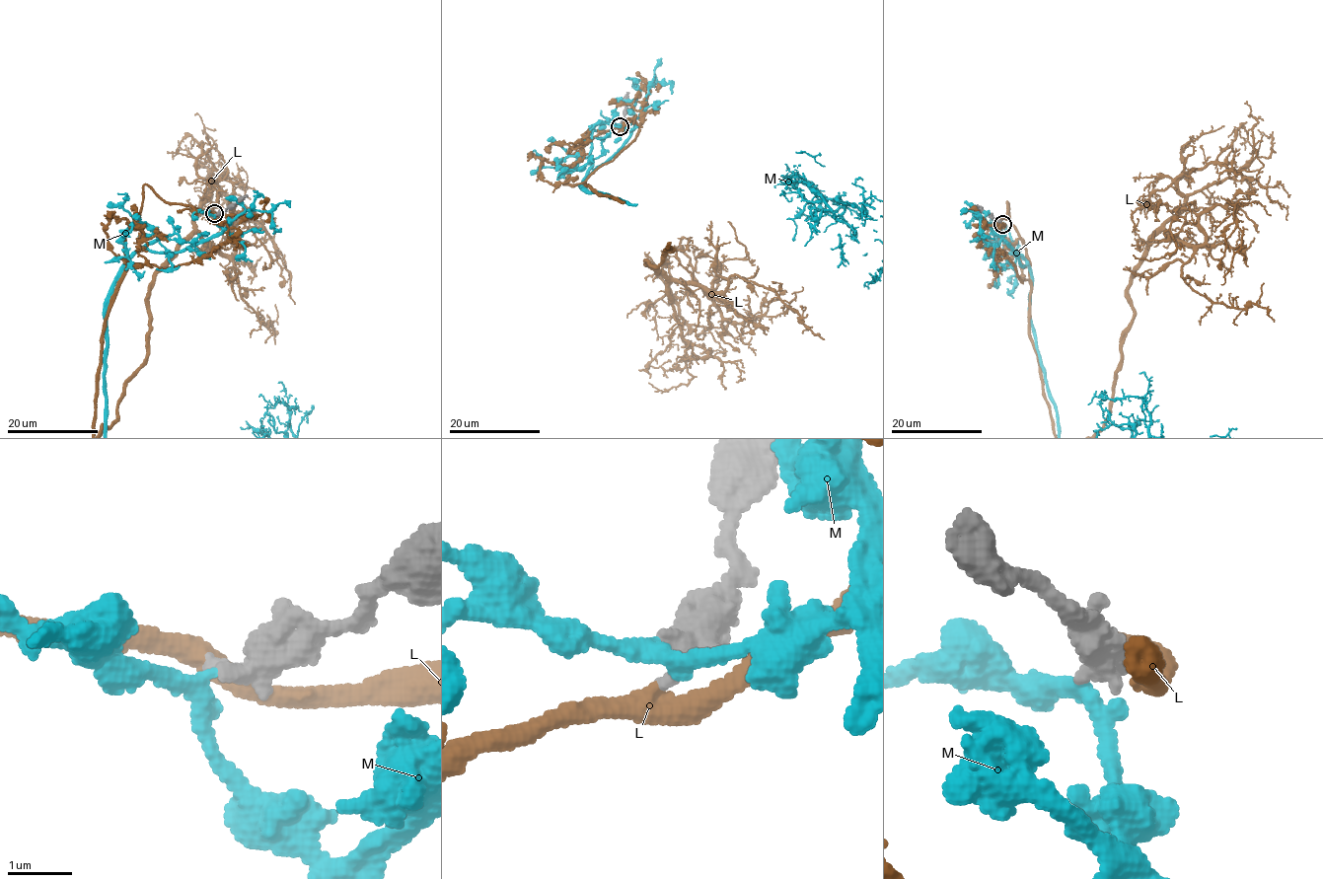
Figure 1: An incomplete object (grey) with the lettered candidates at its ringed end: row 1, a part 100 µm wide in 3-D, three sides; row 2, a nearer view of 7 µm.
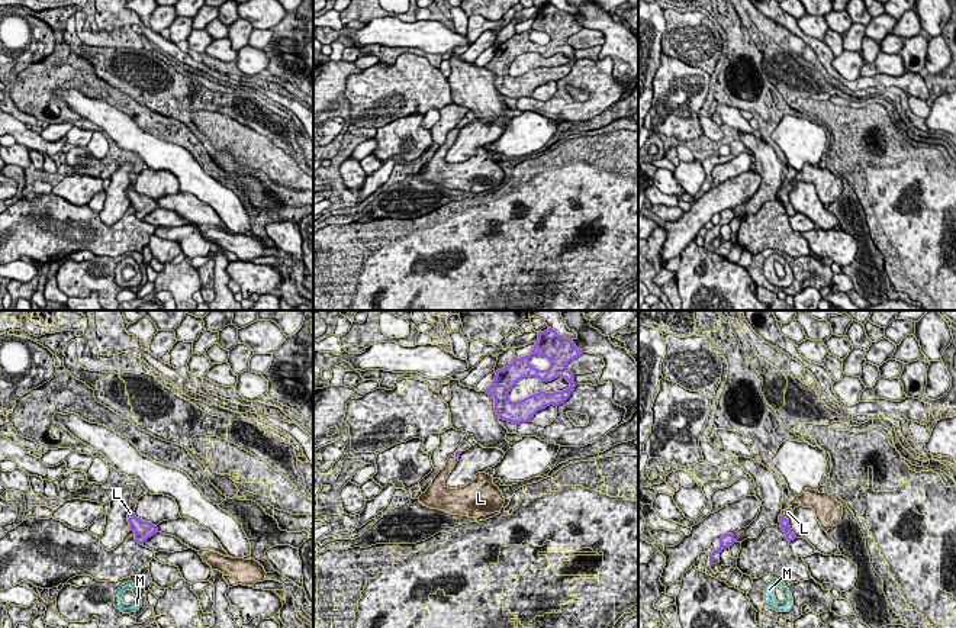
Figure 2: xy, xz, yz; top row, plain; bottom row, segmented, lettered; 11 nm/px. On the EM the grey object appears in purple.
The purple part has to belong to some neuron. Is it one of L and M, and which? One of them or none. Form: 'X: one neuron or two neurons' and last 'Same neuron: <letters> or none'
L: one neuron
M: two neurons
Same neuron: L

